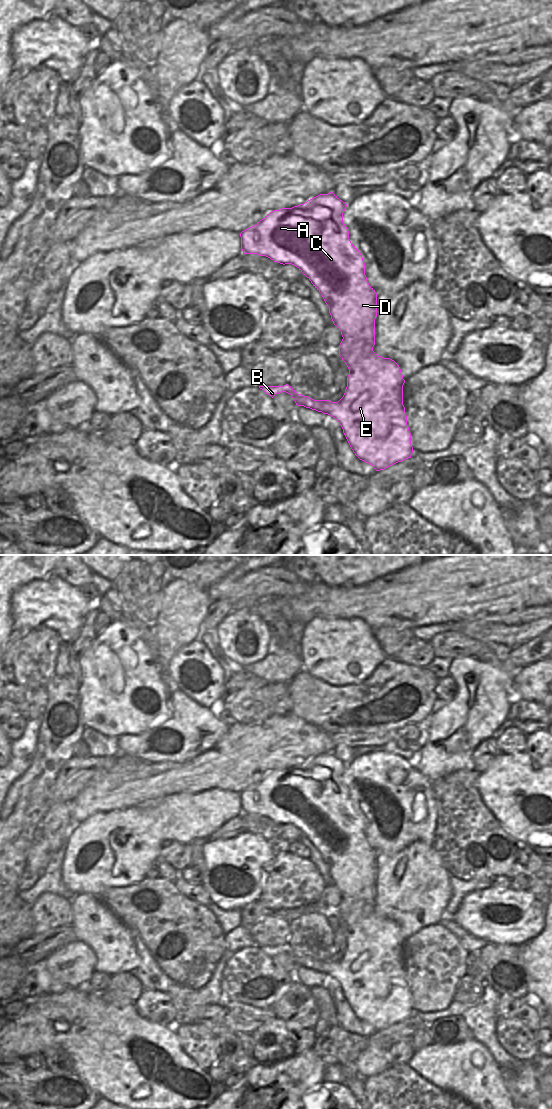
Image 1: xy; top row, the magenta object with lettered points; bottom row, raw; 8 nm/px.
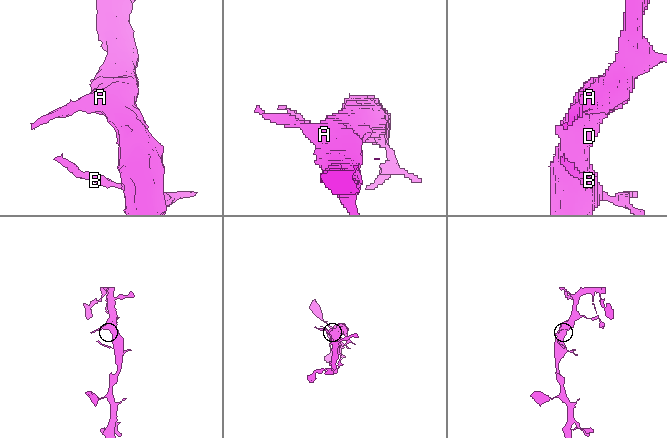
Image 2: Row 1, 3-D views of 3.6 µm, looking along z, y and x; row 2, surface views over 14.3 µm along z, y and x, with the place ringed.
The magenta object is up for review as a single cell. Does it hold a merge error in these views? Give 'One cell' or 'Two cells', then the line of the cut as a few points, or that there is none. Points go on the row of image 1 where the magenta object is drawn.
One cell. No split

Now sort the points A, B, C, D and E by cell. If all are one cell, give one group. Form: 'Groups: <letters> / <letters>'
Groups: A B C D E

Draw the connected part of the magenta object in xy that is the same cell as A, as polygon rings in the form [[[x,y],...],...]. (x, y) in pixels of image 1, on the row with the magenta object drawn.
[[[330,192],[292,208],[274,210],[240,233],[241,249],[243,254],[258,254],[283,265],[292,264],[311,281],[329,307],[333,324],[341,331],[343,339],[339,356],[349,369],[347,387],[338,402],[314,400],[298,394],[288,384],[259,388],[272,398],[286,392],[297,406],[332,416],[341,425],[355,455],[380,471],[411,458],[413,453],[403,405],[405,380],[394,360],[378,356],[373,351],[377,293],[367,281],[363,257],[351,243],[349,231],[343,223],[346,207],[345,202]]]

